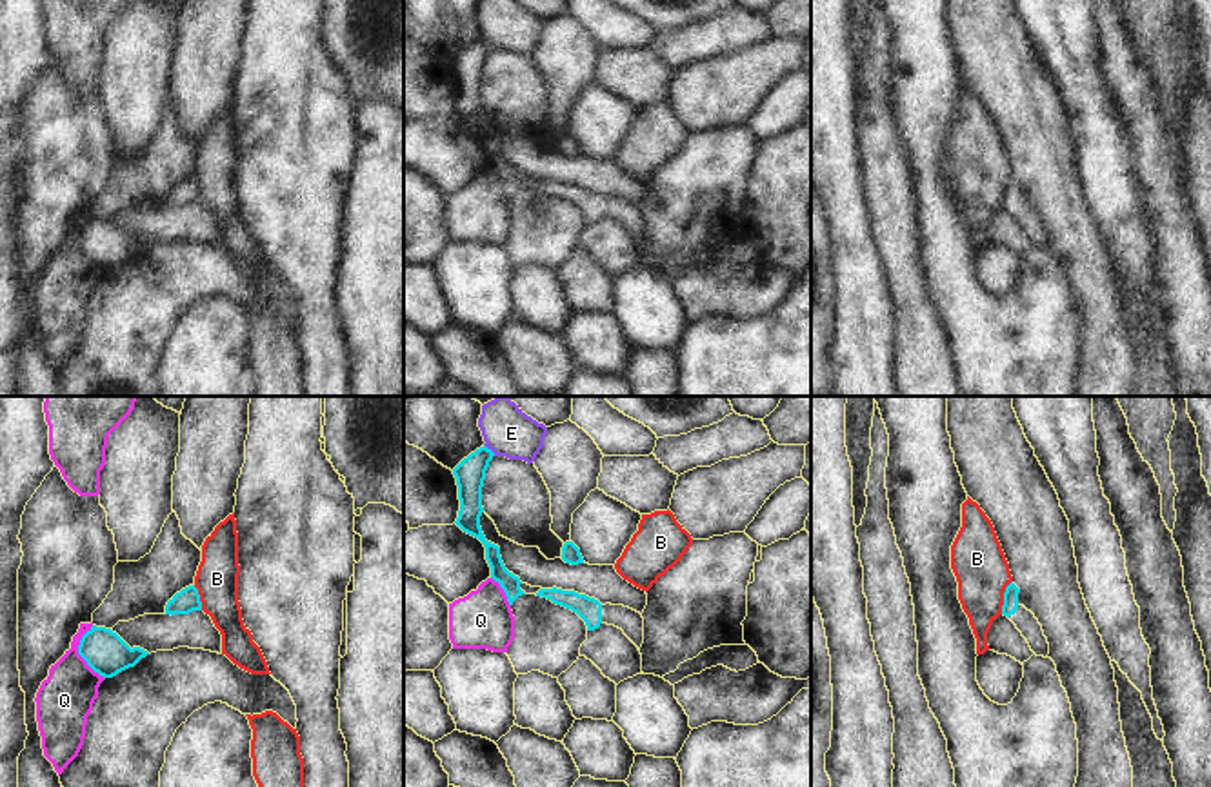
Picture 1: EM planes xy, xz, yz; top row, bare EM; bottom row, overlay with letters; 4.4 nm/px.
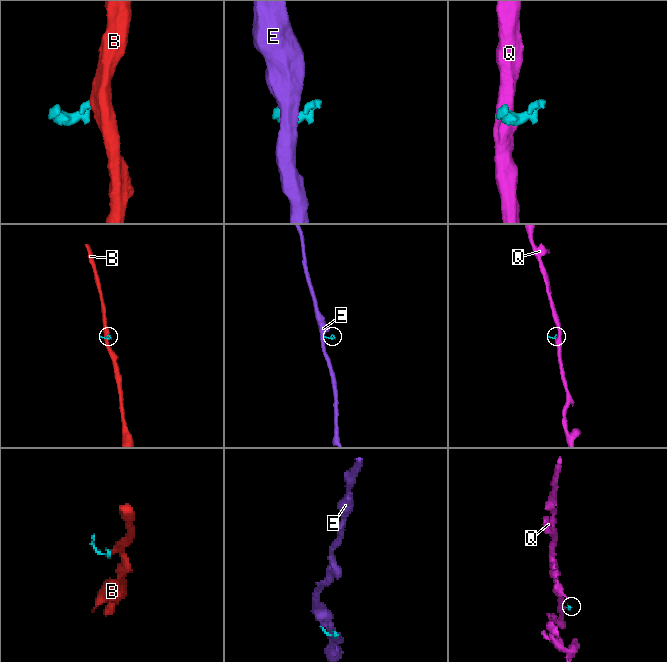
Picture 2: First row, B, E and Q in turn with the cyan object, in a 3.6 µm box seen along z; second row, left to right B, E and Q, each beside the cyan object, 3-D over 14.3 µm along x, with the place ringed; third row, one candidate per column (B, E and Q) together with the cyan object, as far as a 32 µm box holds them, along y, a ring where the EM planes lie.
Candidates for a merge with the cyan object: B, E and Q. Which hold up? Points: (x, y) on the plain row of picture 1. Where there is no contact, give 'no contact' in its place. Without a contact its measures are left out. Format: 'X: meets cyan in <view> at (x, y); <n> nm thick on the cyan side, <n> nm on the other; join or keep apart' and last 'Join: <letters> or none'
B: meets cyan in yz at (1004, 189); 70 nm thick on the cyan side, 240 nm on the other; keep apart
E: meets cyan in xz at (490, 42); 140 nm thick on the cyan side, 220 nm on the other; keep apart
Q: meets cyan in xy at (79, 246); 190 nm thick on the cyan side, 240 nm on the other; keep apart
Join: none

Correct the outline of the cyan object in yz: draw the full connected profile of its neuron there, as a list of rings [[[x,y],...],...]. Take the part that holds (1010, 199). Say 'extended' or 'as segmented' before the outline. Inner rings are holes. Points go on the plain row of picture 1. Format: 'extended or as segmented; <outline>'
extended; [[[1013,174],[1006,180],[1002,207],[1016,218],[1036,249],[1047,251],[1049,236],[1044,229],[1042,218],[1031,204],[1018,196],[1018,185],[1020,182]]]

